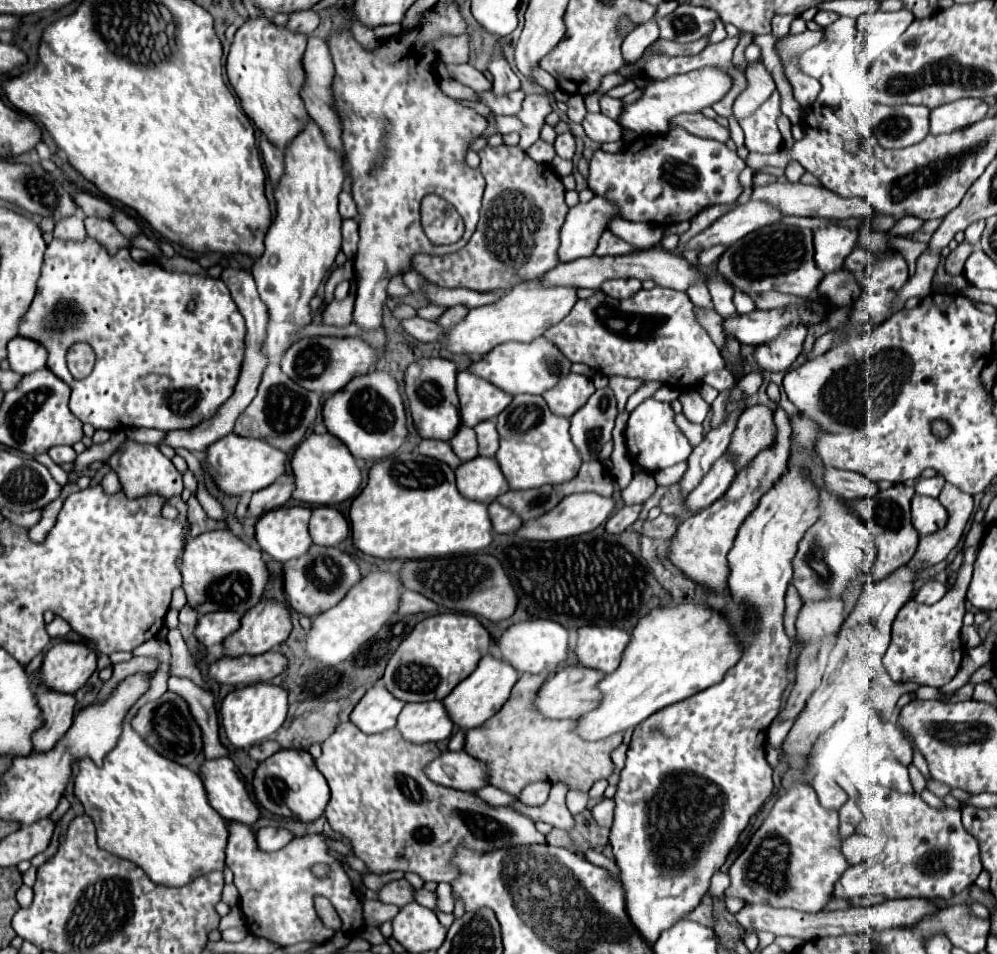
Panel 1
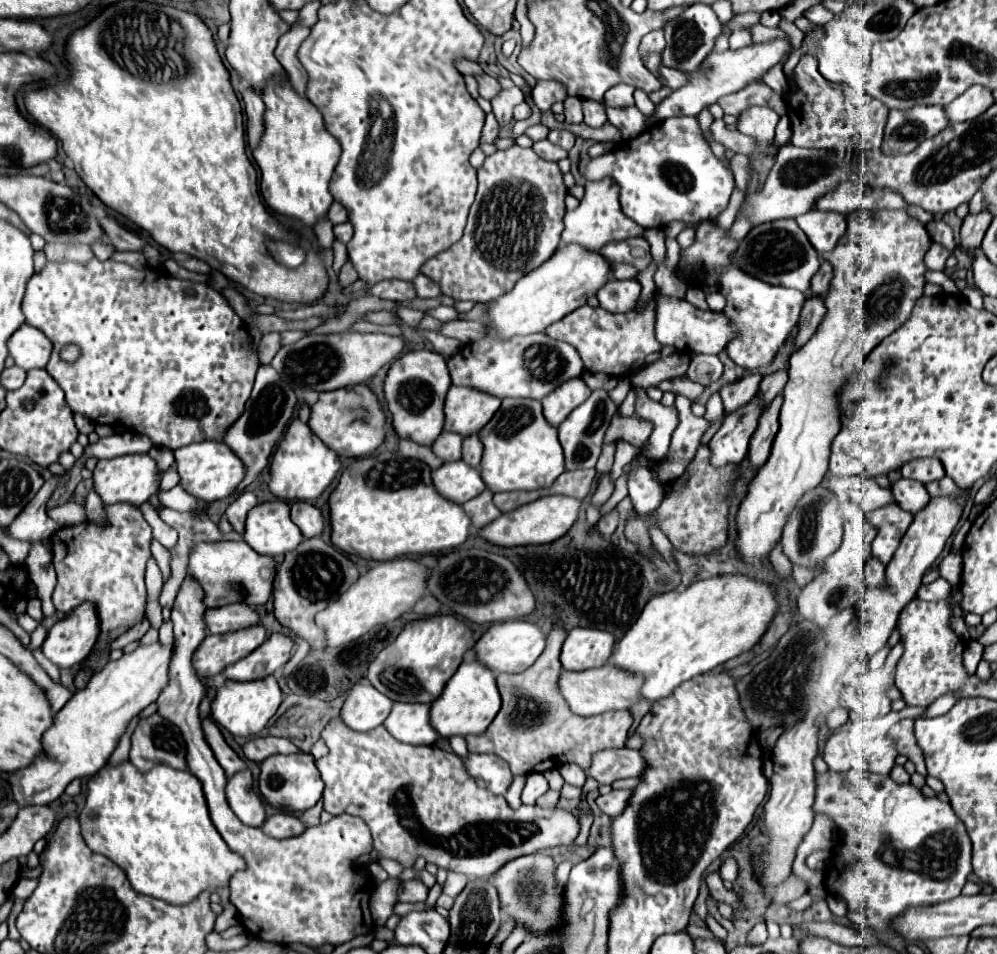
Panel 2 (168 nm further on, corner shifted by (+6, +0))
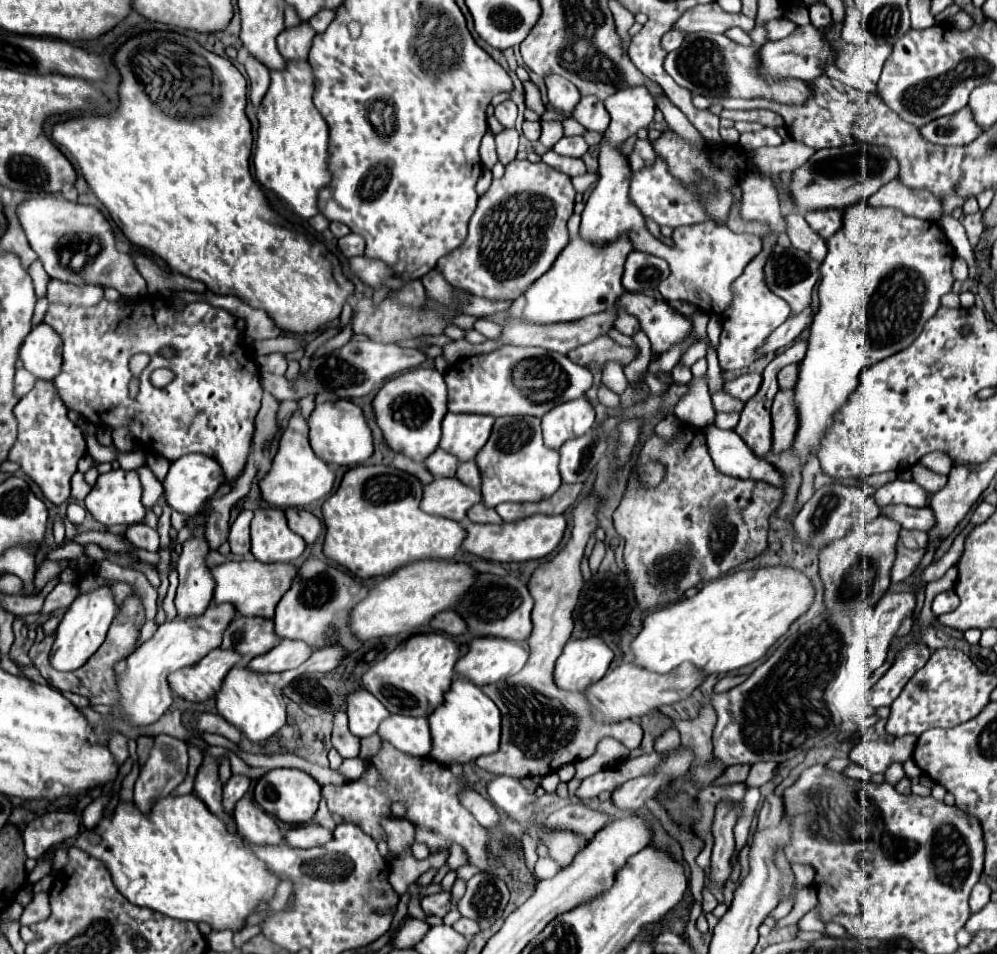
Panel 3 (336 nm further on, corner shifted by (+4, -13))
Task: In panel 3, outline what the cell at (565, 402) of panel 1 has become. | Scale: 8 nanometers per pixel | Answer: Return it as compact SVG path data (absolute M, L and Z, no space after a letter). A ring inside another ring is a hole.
M576 398L552 408L542 416L544 444L548 448L560 448L566 440L586 434L594 424L594 408L586 398Z

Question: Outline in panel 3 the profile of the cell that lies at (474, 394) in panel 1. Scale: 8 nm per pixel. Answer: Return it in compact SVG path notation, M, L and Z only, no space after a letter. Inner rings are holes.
M448 412L442 420L440 448L458 456L460 462L474 460L490 436L492 424L494 416Z

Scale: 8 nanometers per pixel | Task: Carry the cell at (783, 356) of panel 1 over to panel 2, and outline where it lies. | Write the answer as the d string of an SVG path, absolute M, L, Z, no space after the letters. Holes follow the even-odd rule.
M732 265L720 277L720 293L726 299L726 307L722 313L726 313L730 321L736 321L736 327L740 329L740 333L724 347L726 355L736 365L750 371L768 365L772 357L778 353L780 345L790 335L790 331L798 325L806 295L796 289L766 285L756 277L748 277L748 273L744 273L742 269L736 269L736 265Z

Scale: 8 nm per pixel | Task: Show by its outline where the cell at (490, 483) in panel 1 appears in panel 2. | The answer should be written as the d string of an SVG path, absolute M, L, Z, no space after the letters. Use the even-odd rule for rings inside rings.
M464 461L444 463L440 469L434 469L432 481L436 485L436 491L444 499L454 501L458 505L474 499L476 495L480 495L486 489L486 485L480 477L480 471L466 465Z

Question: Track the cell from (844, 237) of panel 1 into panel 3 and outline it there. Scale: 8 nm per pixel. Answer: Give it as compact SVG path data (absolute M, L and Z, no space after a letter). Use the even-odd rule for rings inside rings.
M824 210L818 214L806 214L806 222L822 240L828 240L842 228L842 210Z

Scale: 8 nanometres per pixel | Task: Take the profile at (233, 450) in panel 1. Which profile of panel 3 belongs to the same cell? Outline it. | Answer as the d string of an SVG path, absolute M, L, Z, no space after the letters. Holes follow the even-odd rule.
M188 454L188 456L182 456L176 462L172 462L168 476L162 482L166 502L172 506L172 510L178 510L186 516L196 516L202 510L202 506L206 504L206 500L210 500L224 484L226 484L226 476L220 468L220 464L214 458L208 458L202 454Z

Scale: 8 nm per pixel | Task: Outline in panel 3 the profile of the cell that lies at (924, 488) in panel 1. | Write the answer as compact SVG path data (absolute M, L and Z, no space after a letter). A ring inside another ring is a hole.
M926 454L926 458L922 458L920 464L936 474L942 474L942 476L948 476L950 468L952 468L950 458L946 458L946 454Z

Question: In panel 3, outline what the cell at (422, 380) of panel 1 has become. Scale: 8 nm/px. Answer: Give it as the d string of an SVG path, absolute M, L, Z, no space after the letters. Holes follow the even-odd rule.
M412 368L388 380L376 394L372 406L376 422L394 452L414 462L424 462L440 442L440 422L448 412L448 392L444 376L436 368Z

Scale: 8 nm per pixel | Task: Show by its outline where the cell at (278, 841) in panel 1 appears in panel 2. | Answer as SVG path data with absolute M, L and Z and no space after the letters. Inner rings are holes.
M276 813L272 817L266 819L266 823L262 825L262 831L270 837L276 839L286 839L286 837L296 837L300 833L306 831L304 821L300 821L294 815L286 815L286 813Z

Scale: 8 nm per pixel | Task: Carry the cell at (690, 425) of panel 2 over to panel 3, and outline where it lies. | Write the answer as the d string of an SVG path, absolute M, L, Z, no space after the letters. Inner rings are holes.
M716 412L716 418L720 418L720 428L734 428L738 424L738 412Z

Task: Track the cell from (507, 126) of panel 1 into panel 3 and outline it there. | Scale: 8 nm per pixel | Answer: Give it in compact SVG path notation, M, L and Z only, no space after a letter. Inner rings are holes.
M542 122L542 134L538 140L546 148L552 148L560 138L562 138L562 124L560 122Z

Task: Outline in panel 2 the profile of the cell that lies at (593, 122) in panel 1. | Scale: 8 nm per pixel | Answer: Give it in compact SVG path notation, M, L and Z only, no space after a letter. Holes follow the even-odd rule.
M582 99L582 109L584 109L584 123L590 127L602 127L608 121L606 113L604 113L604 103L600 103L600 101Z

